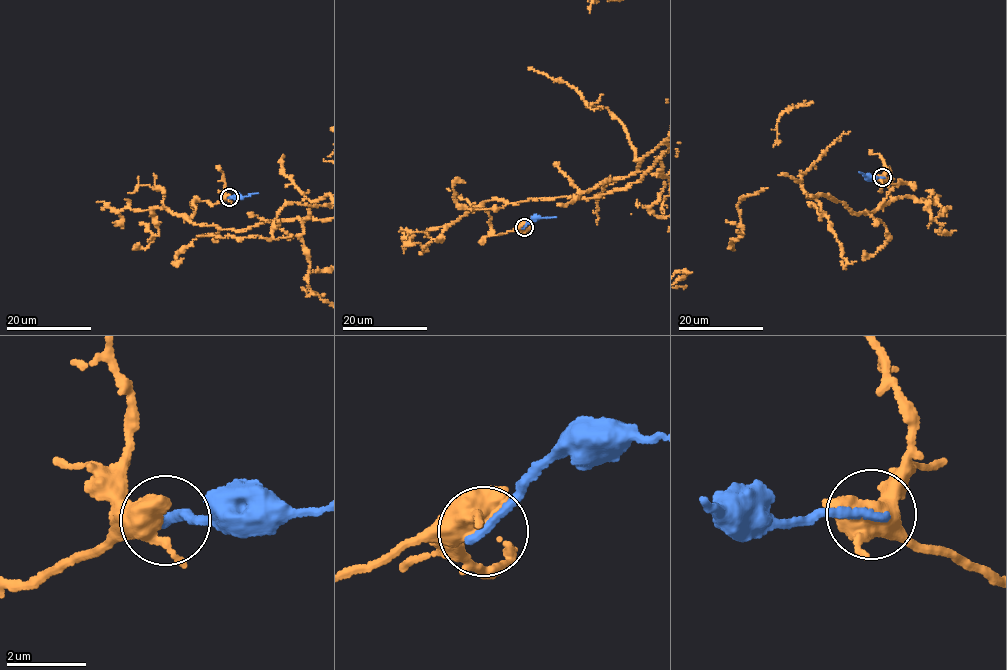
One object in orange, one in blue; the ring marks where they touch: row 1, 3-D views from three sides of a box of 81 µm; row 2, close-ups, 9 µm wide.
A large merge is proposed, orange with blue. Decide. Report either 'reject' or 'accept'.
reject

